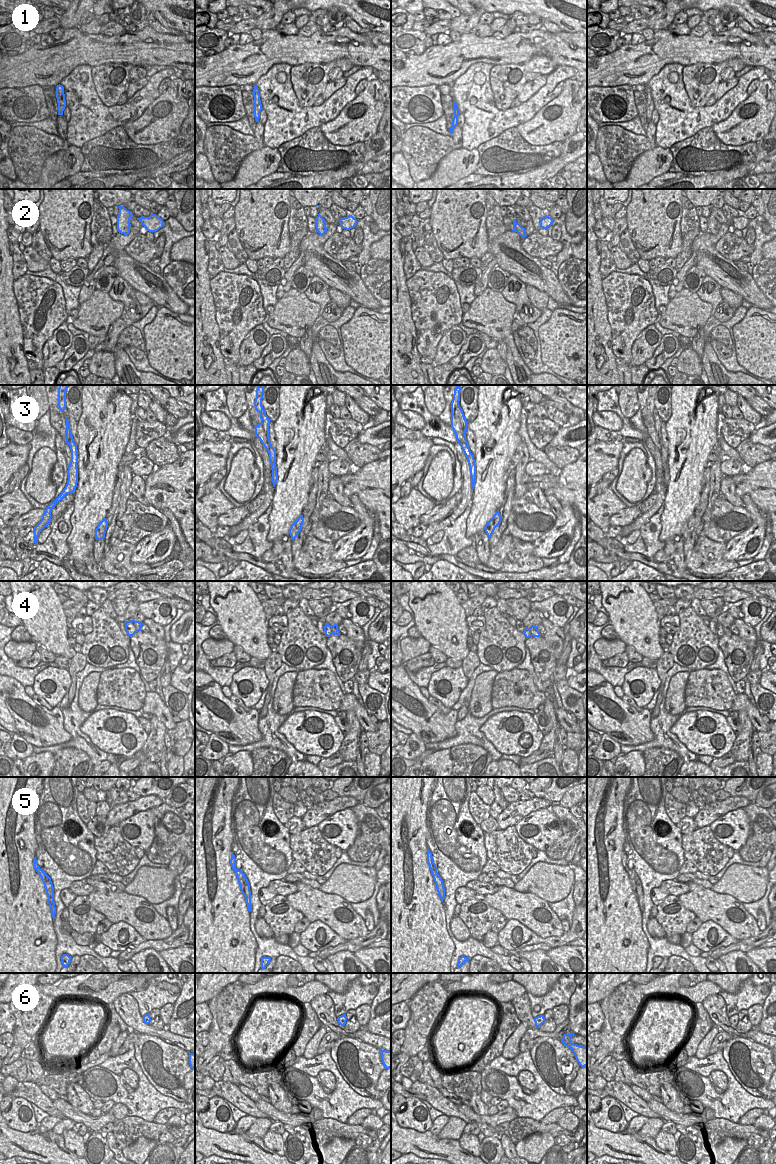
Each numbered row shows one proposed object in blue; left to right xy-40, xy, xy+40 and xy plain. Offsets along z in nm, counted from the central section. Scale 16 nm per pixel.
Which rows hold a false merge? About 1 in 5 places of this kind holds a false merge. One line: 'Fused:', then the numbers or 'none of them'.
Fused: 3

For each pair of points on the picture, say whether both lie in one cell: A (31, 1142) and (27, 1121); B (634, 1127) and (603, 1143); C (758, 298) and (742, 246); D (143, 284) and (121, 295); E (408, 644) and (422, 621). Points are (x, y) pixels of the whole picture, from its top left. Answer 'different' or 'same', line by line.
A: different
B: different
C: different
D: different
E: different

